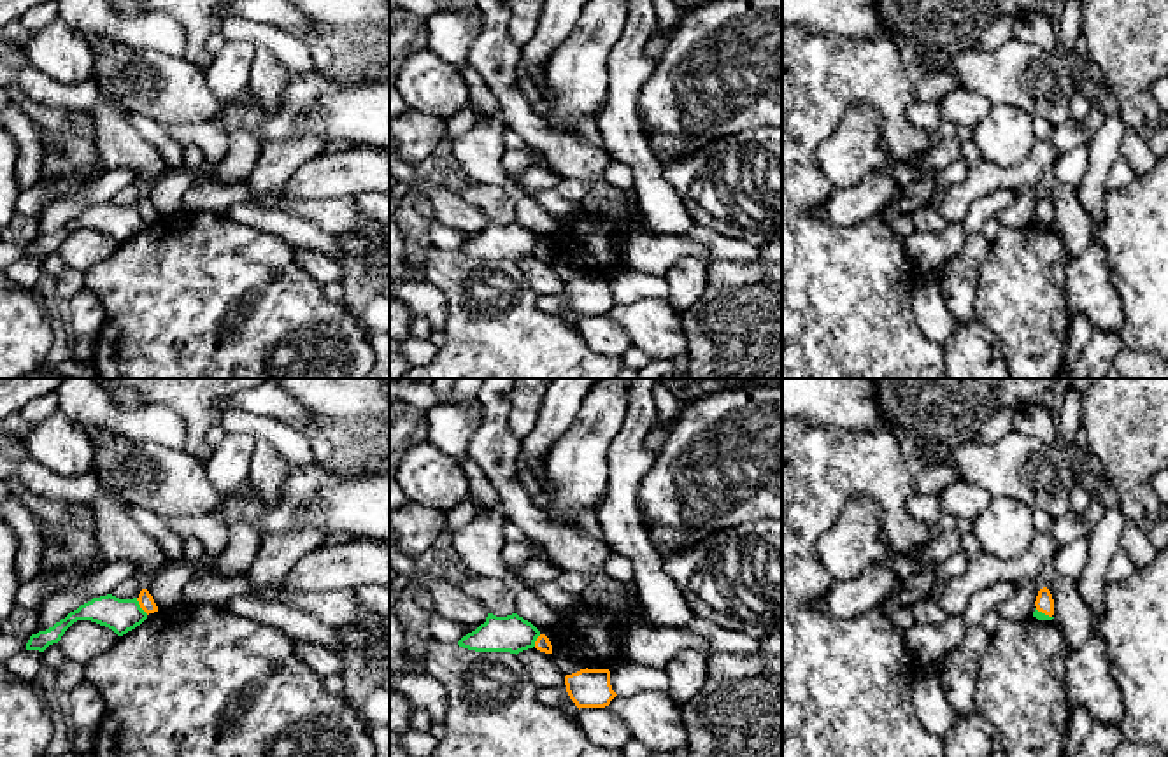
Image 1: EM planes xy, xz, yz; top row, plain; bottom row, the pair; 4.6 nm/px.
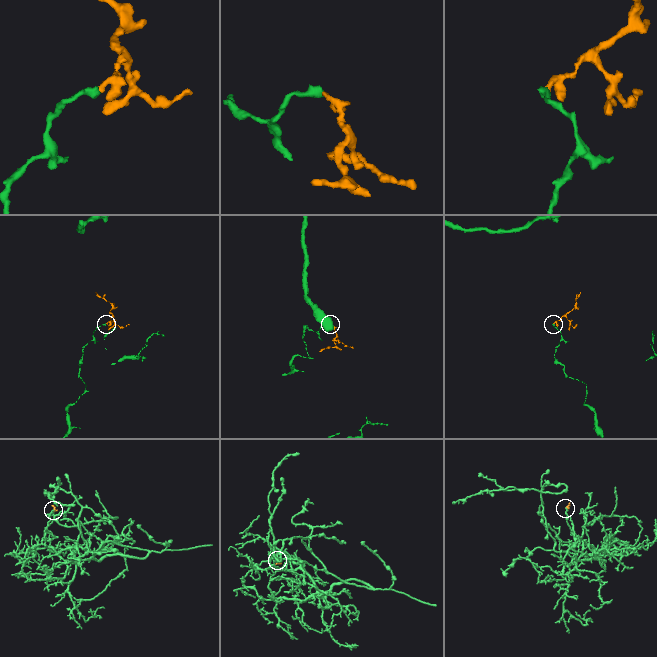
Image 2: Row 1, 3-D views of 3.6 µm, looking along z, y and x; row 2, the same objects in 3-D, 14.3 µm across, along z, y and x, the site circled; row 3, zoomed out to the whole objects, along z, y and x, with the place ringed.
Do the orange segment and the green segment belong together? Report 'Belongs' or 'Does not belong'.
Does not belong

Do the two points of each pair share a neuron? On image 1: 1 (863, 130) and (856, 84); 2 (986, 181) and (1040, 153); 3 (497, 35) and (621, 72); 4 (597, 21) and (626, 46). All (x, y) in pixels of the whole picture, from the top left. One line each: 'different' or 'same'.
1: different
2: same
3: different
4: different

